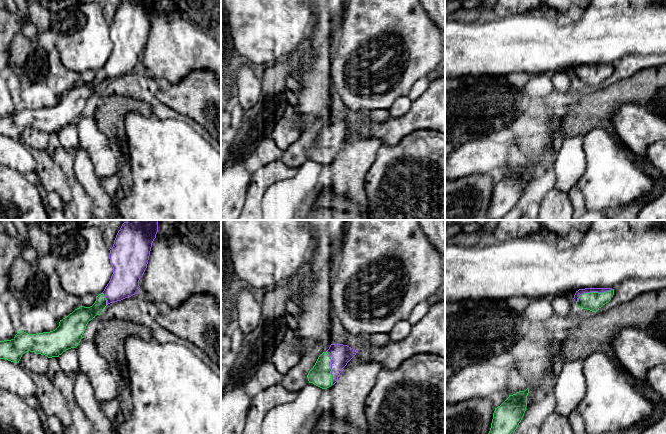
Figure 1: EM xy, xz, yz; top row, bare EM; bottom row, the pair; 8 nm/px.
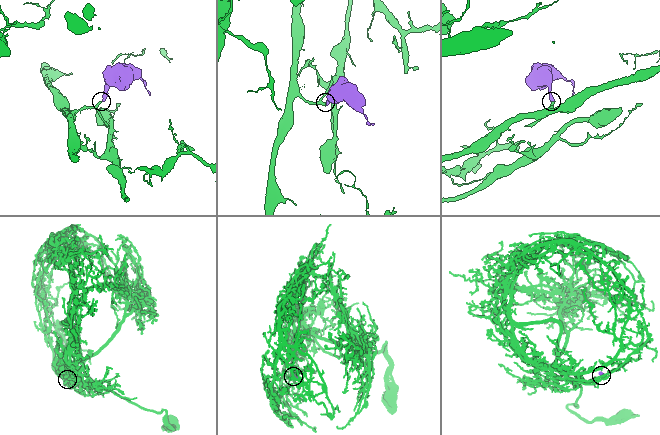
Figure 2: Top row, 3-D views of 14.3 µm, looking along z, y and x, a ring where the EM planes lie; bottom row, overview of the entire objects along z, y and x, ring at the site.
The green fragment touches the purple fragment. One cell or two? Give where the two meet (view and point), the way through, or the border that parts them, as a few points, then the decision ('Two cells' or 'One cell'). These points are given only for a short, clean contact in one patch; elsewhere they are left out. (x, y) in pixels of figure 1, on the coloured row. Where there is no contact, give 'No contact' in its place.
Touches green at yz (593, 292). Path across: yz (592, 301), (593, 292), (578, 293). One cell

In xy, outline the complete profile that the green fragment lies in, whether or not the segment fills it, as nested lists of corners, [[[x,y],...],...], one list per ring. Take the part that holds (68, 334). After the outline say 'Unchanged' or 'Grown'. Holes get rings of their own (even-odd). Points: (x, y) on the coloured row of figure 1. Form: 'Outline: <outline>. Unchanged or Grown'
Outline: [[[127,220],[124,222],[116,235],[113,247],[109,249],[113,274],[104,291],[96,296],[95,303],[90,307],[80,306],[75,309],[60,320],[59,326],[53,331],[28,334],[20,330],[13,339],[0,341],[0,359],[19,363],[22,355],[29,351],[52,358],[59,357],[68,349],[76,348],[90,320],[96,315],[100,315],[108,304],[129,298],[139,292],[139,280],[147,268],[152,243],[157,232],[158,220]]]. Grown

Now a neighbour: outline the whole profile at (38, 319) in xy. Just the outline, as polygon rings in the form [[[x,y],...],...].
[[[46,305],[22,310],[22,330],[28,334],[53,331],[59,326],[59,322]]]

